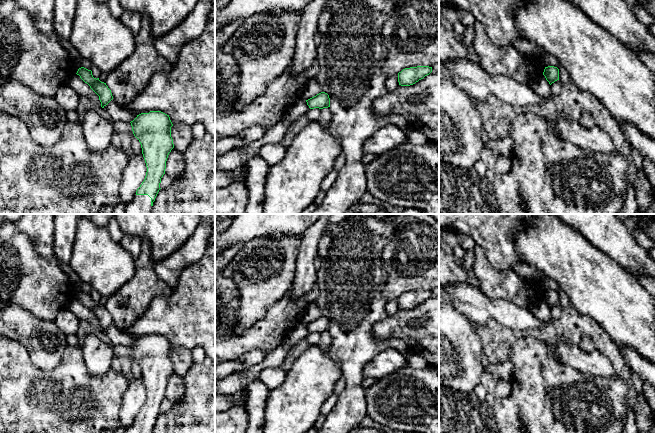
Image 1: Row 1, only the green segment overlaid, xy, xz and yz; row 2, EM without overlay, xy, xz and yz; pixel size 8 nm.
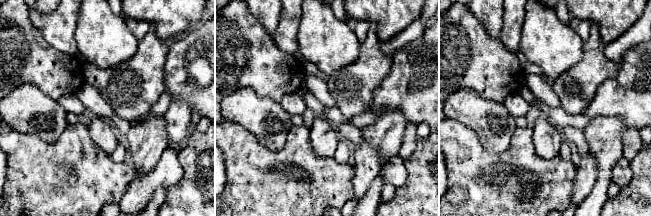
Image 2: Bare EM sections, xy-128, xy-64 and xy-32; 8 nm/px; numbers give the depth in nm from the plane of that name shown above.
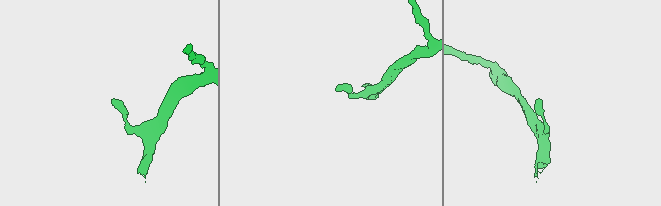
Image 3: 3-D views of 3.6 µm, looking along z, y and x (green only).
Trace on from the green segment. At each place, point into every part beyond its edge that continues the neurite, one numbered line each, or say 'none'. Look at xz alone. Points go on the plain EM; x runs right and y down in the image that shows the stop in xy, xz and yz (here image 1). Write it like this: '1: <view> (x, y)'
none

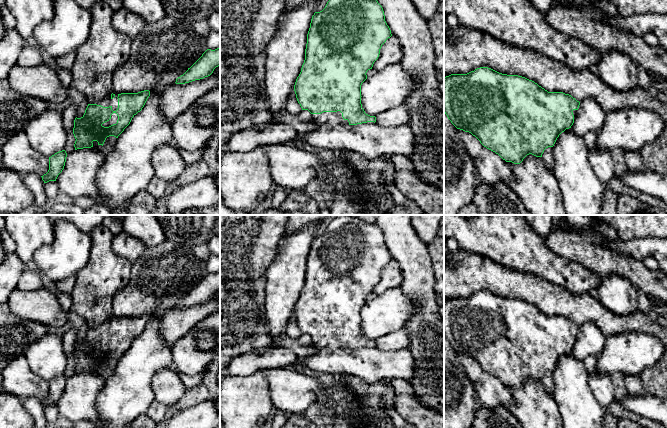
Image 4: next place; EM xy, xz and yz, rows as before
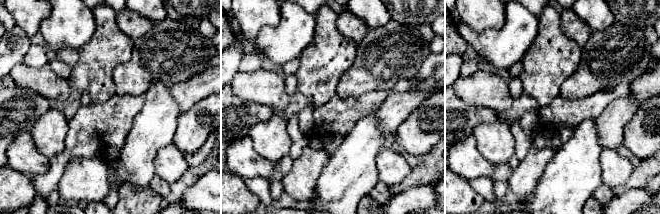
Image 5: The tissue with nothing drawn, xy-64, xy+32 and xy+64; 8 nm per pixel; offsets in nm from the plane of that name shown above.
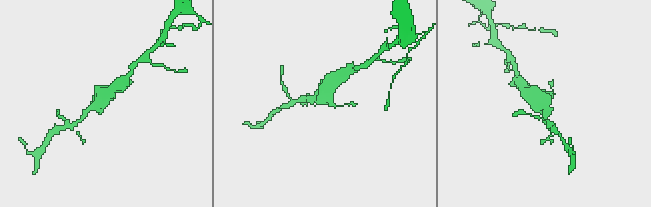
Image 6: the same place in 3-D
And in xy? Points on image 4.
1: xy (106, 326)

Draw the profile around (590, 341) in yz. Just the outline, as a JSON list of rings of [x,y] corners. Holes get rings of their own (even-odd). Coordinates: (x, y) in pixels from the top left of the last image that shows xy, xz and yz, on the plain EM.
[[[585,323],[580,326],[571,355],[579,360],[598,356],[605,346],[606,338],[596,324]]]

